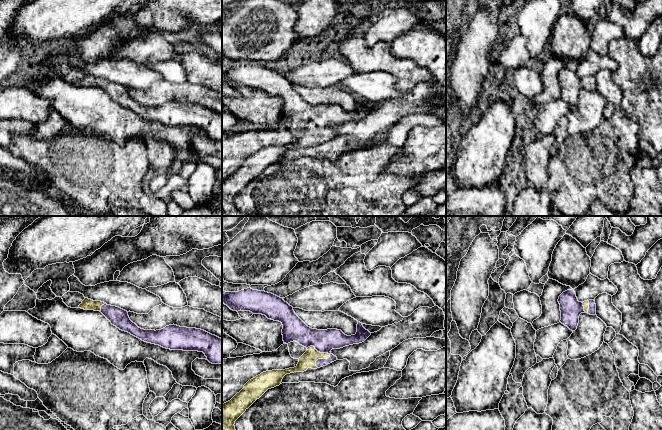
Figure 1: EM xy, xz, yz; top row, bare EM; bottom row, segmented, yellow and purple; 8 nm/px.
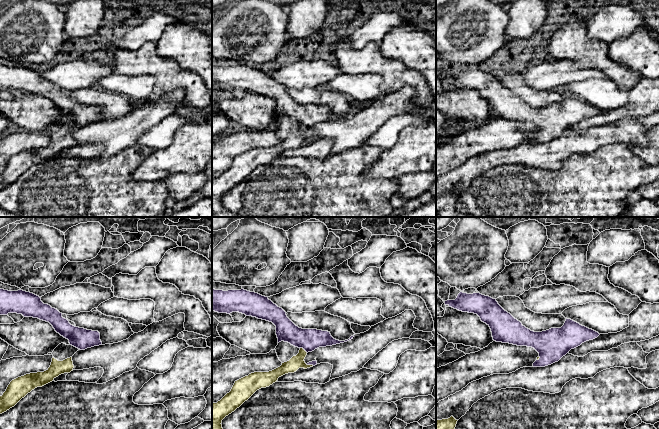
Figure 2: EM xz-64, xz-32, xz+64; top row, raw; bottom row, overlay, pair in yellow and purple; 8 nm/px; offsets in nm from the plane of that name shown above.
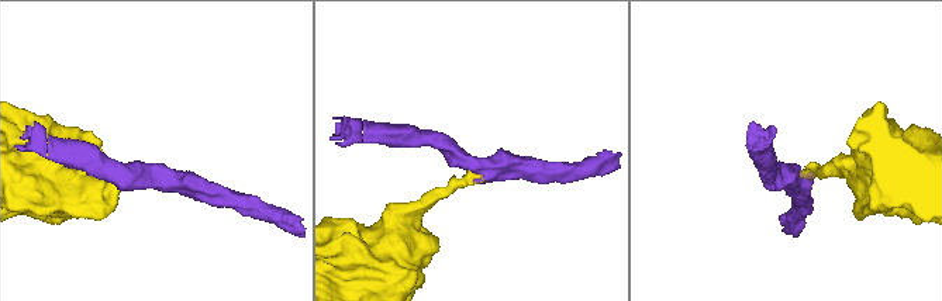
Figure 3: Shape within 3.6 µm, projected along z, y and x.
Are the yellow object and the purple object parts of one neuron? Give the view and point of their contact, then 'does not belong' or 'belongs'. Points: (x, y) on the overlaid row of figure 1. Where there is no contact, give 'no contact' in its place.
xz (319, 352) | belongs

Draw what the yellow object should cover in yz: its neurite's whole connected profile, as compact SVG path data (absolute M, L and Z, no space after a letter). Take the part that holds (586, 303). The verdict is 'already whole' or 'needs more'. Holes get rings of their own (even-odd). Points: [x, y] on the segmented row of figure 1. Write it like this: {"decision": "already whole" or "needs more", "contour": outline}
{"decision": "needs more", "contour": "M574 290L563 292L558 299L561 311L560 322L570 330L575 331L579 323L581 313L590 315L596 314L596 304L594 300L579 302Z"}

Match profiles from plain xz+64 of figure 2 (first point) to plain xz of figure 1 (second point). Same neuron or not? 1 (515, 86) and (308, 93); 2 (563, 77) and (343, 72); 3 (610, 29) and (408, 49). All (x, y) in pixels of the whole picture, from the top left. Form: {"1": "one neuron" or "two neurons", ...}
{"1": "one neuron", "2": "one neuron", "3": "two neurons"}

